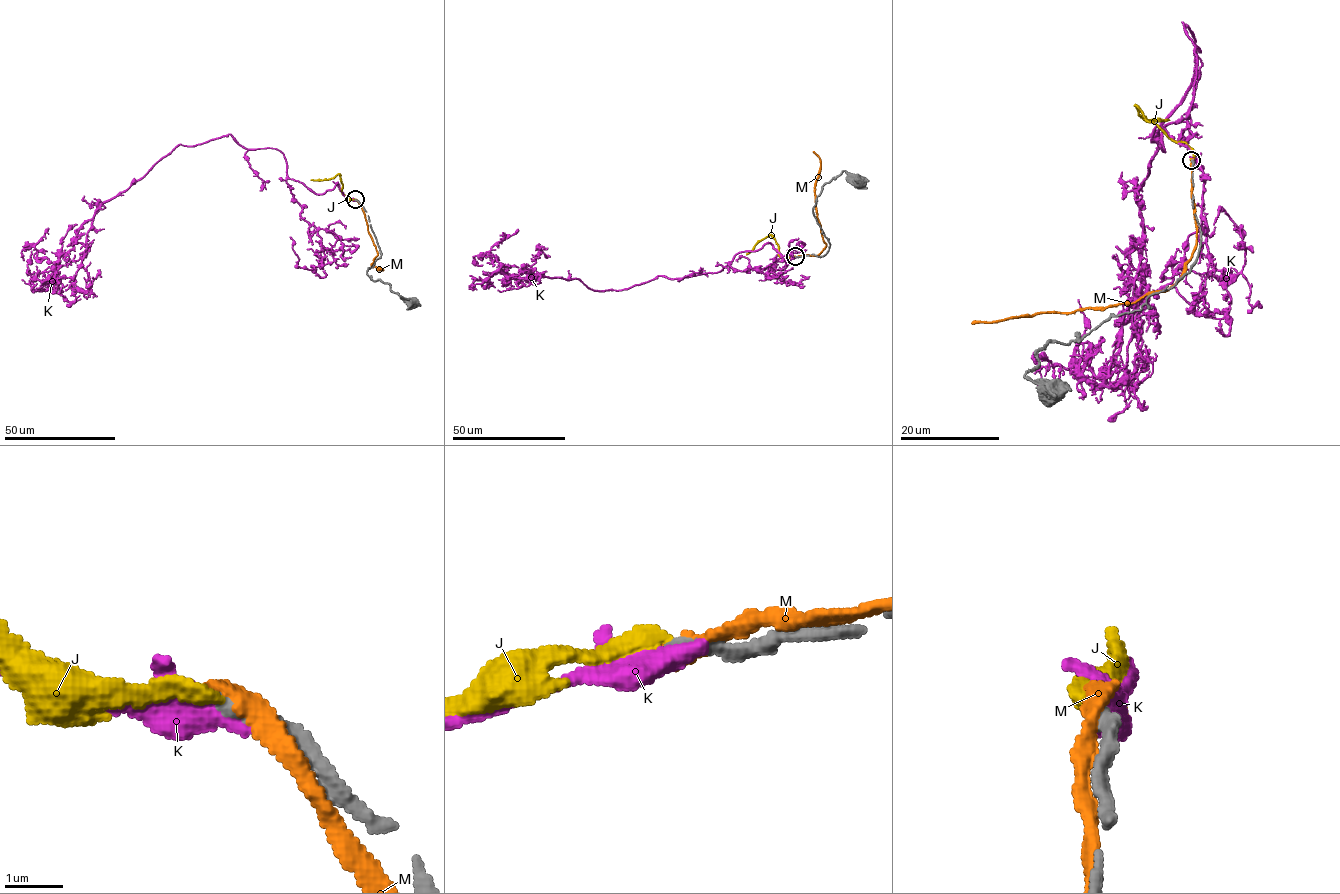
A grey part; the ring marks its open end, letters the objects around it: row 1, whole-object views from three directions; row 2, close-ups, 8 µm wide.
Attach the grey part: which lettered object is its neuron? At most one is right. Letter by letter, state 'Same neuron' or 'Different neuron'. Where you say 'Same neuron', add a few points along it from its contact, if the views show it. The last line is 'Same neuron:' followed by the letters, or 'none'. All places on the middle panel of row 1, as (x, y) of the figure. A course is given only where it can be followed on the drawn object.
J: Same neuron. Its course: (795, 256), (783, 259), (779, 255), (778, 244), (771, 235), (761, 239), (746, 255)
K: Different neuron
M: Different neuron
Same neuron: J

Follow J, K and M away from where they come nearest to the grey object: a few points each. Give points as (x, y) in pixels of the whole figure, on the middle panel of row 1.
J: (795, 256), (783, 259), (779, 255), (778, 244), (771, 235), (761, 239), (746, 255)
K: (796, 256), (783, 258), (768, 242), (717, 272), (604, 291), (579, 279), (521, 280), (487, 252), (474, 258)
M: (797, 256), (818, 255), (826, 244), (816, 209), (815, 183), (820, 160), (813, 151)

